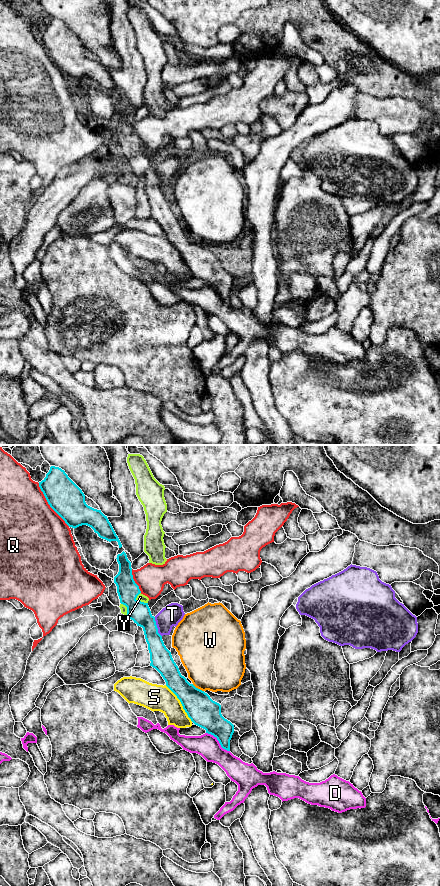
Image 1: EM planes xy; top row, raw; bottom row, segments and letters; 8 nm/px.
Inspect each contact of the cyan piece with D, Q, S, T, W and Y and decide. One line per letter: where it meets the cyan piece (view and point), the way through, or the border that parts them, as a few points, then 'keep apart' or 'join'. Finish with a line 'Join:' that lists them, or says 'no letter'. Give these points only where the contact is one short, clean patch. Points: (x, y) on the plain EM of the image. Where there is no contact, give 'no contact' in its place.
D: xy (218, 292) | keep apart
Q: xy (49, 56) | keep apart
S: xy (181, 255) | keep apart
T: xy (156, 179) | along xy (154, 169), (157, 184), (161, 188) | keep apart
W: xy (197, 240) | along xy (192, 236), (203, 243) | keep apart
Y: xy (138, 153) | along xy (140, 144), (136, 151), (147, 155) | keep apart
Join: no letter

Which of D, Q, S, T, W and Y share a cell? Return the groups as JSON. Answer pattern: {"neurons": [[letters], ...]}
{"neurons": [["D"], ["Q"], ["S"], ["T"], ["W"], ["Y"]]}

